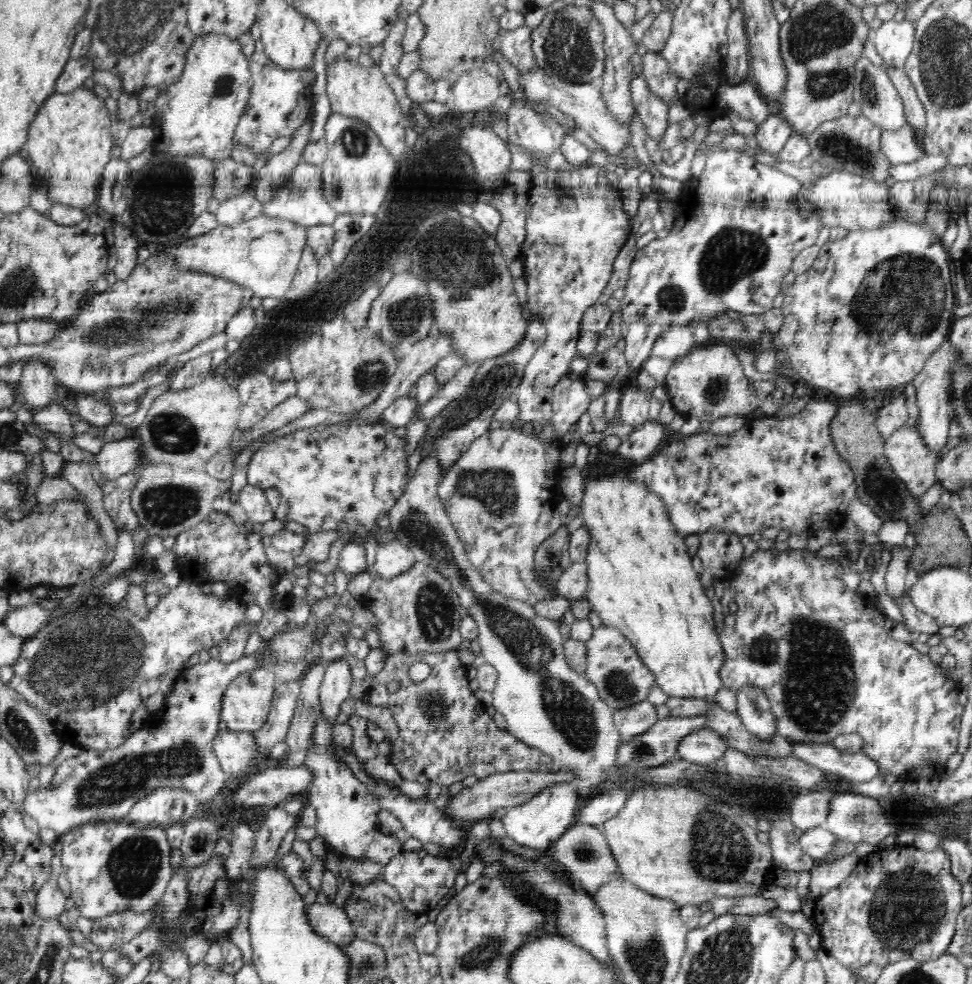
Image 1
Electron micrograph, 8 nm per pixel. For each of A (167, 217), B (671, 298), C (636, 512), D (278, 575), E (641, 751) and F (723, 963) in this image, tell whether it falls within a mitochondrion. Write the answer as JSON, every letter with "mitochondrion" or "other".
{"A":"mitochondrion","B":"mitochondrion","C":"other","D":"other","E":"mitochondrion","F":"mitochondrion"}

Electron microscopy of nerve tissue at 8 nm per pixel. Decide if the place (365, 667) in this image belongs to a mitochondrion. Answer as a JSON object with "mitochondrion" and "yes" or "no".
{"mitochondrion":"no"}

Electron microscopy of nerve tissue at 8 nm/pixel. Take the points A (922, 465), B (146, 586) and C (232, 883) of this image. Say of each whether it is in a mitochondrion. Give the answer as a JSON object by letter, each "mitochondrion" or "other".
{"A":"other","B":"other","C":"other"}

